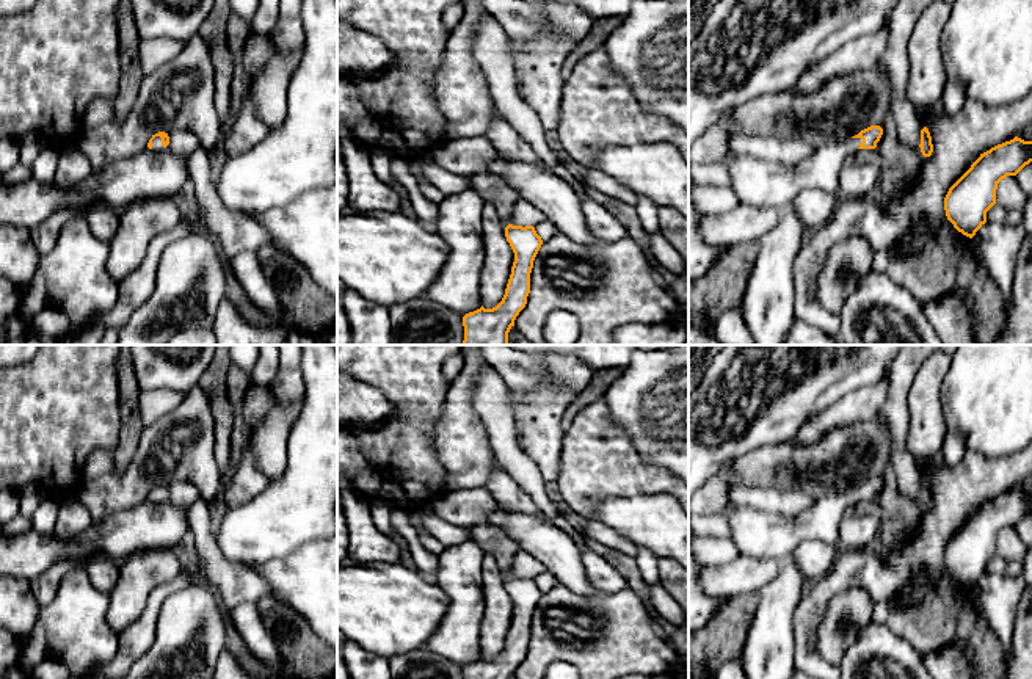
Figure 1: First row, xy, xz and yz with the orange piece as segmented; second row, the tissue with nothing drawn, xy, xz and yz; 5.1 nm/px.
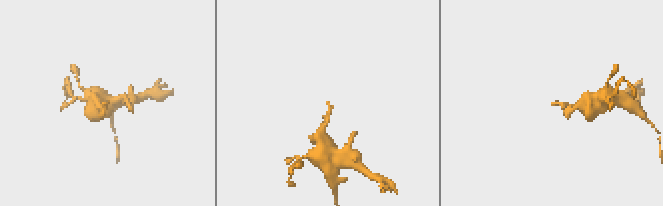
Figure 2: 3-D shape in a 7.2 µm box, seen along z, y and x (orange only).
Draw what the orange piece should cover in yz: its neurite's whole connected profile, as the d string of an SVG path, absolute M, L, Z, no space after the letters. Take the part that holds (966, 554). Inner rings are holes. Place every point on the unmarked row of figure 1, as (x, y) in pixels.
M1018 488L980 505L949 539L944 549L947 571L958 583L972 590L996 555L997 535L1007 527L1016 527L1030 513L1032 492Z

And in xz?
M508 576L505 579L505 588L514 604L505 646L492 660L485 660L481 657L466 665L463 668L464 679L511 679L514 677L516 668L527 655L530 624L543 591L533 577L522 579Z

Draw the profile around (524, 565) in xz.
M519 549L513 557L511 574L513 577L536 577L540 572L544 571L543 563L536 558Z

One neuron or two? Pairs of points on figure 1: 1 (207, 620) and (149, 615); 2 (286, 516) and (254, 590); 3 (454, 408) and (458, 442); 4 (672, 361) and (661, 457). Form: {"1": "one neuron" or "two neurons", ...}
{"1": "two neurons", "2": "two neurons", "3": "one neuron", "4": "one neuron"}

